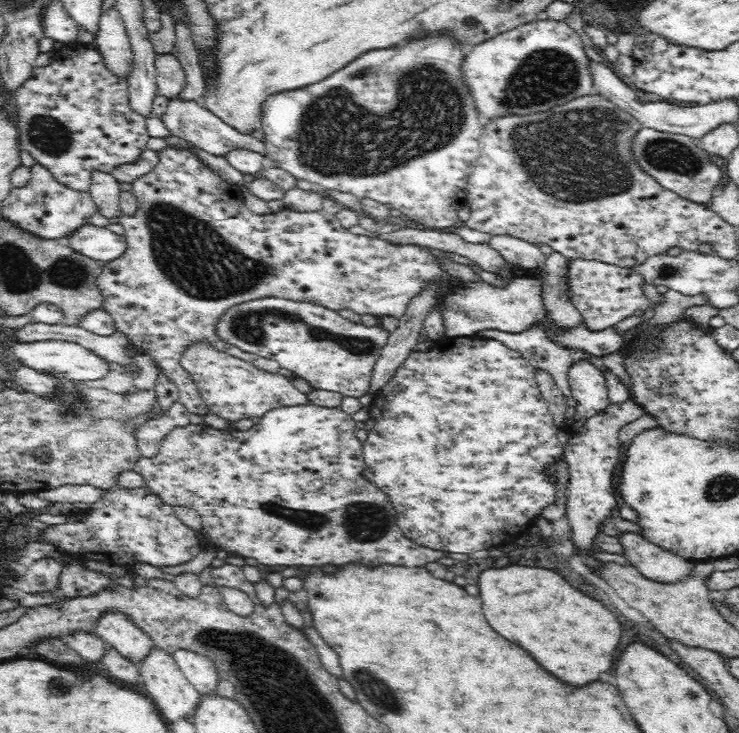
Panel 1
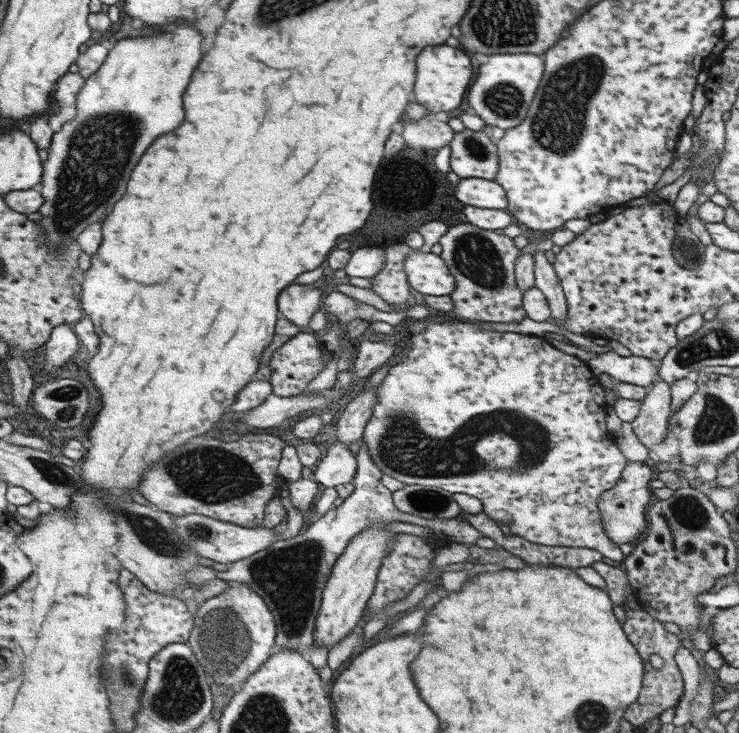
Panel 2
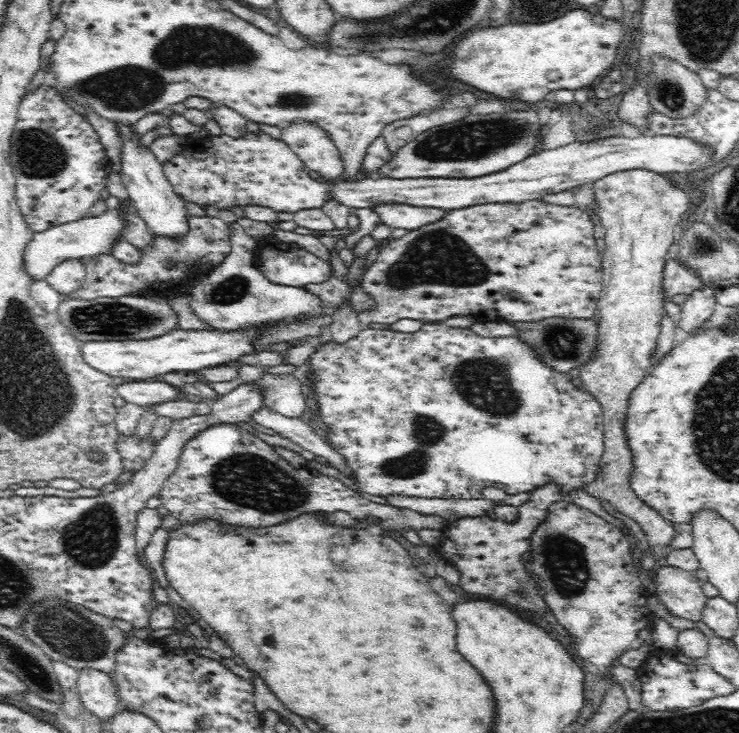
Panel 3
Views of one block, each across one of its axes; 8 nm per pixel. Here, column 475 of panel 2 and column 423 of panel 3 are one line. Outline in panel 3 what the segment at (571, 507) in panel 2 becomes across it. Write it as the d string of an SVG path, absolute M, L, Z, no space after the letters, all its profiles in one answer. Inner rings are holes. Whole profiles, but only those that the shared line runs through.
M424 323L418 332L410 334L392 329L364 328L354 338L345 343L324 342L320 350L312 356L305 376L307 386L315 394L319 424L326 432L326 443L346 460L353 476L352 482L360 493L388 499L389 497L408 497L422 499L482 499L480 492L486 486L500 488L506 495L534 492L548 483L558 483L561 488L574 490L596 478L600 456L604 452L604 415L600 403L585 390L576 390L570 384L568 374L548 368L534 349L524 344L517 336L486 337L476 334L471 328L453 328L443 323Z

